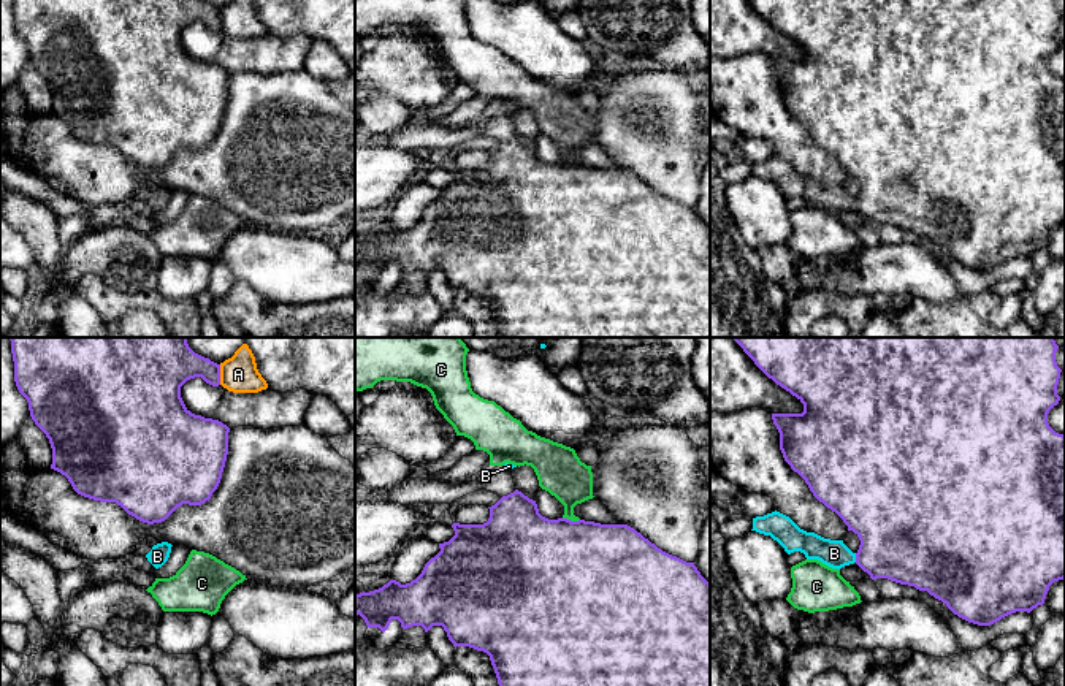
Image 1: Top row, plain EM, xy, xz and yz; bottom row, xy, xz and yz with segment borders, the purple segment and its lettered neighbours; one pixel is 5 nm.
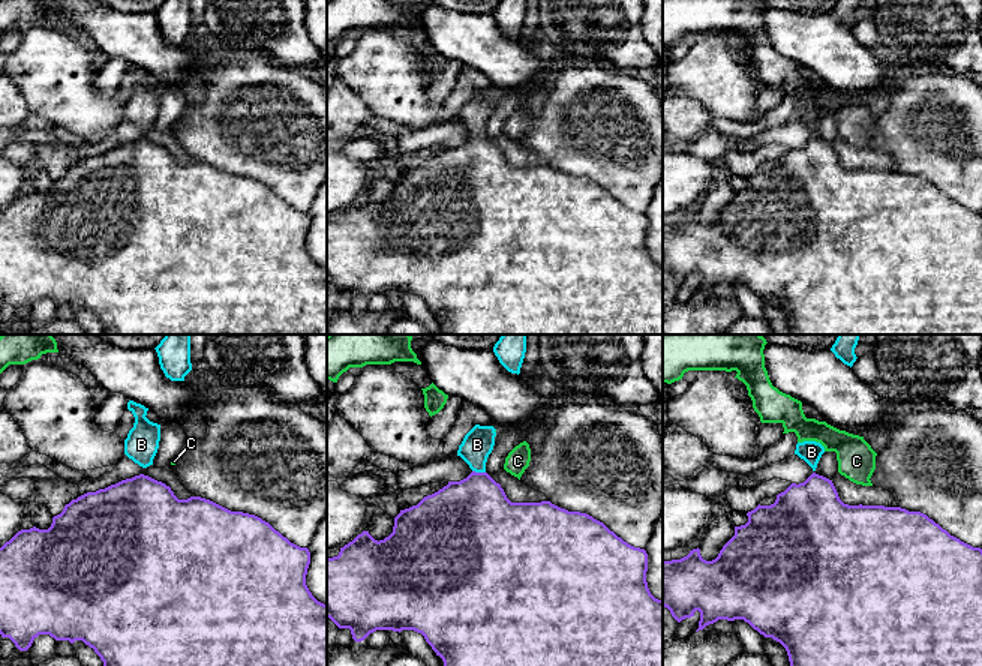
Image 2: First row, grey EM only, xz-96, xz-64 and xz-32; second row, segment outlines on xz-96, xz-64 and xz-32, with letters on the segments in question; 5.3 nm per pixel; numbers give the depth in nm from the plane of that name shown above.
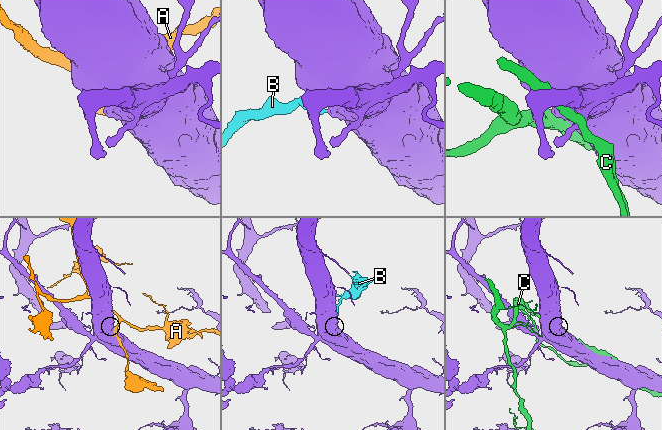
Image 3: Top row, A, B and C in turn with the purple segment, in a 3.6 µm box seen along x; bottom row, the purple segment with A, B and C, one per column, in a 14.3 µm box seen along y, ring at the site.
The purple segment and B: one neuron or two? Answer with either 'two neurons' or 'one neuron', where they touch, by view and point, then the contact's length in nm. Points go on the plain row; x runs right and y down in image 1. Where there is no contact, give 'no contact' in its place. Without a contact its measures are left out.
one neuron | yz (856, 203) | 50 nm

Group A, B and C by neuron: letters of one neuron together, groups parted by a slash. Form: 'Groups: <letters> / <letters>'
Groups: A / B / C

